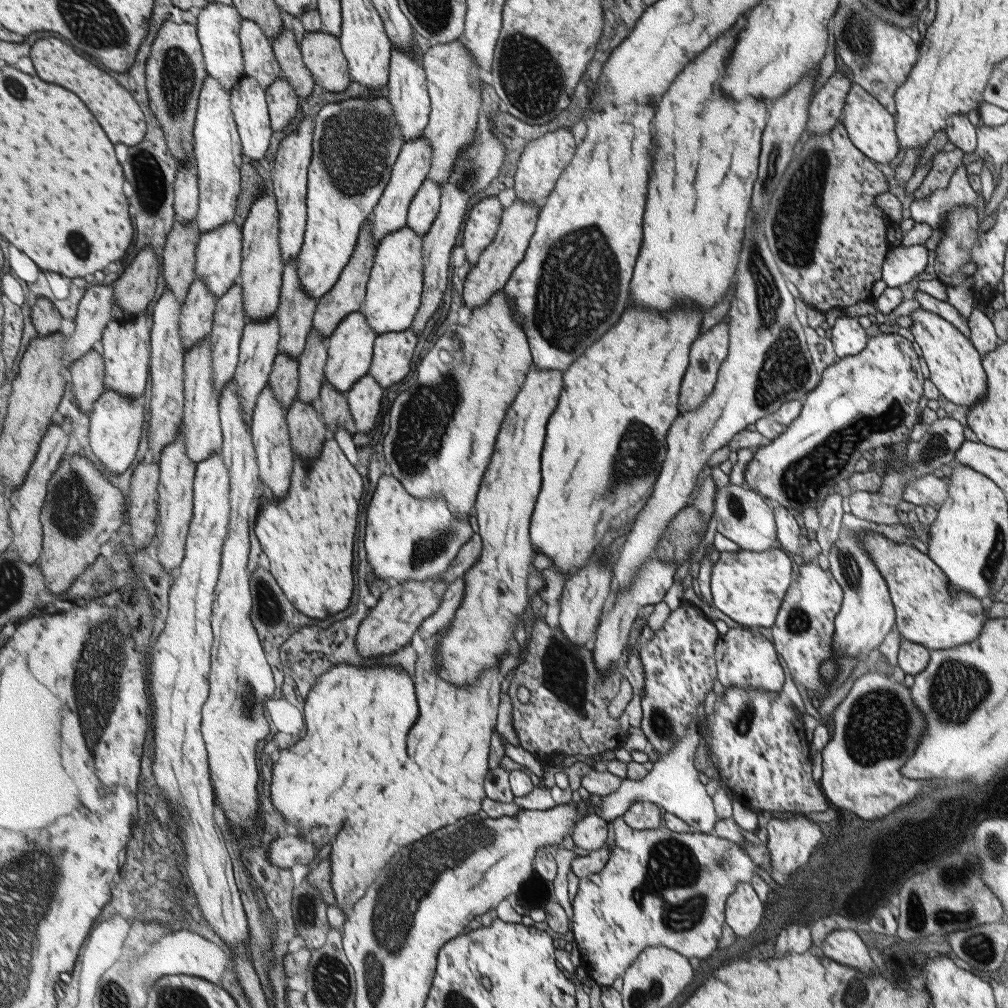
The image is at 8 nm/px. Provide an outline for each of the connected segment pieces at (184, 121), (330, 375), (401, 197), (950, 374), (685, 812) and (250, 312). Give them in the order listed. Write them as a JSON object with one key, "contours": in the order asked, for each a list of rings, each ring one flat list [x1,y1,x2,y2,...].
{"contours":[[[169,21,160,30,153,47,153,56,148,61,148,88,152,97,152,108,162,120,170,136,180,138,180,146,187,155,188,162,196,161,195,153,197,118,201,92,211,74,200,40,199,26,189,23,178,24]],[[360,311,352,313,342,321,339,329,328,339,330,360,327,366,327,380,338,390,348,393,360,378,366,377,372,364,374,341,378,332,372,330,367,318]],[[416,138,405,142,395,165,392,167,391,180,384,189,382,200,376,205,376,210,370,214,372,234,375,239,382,240,388,233,403,229,407,226,408,209,418,189,430,177,433,150,426,138]],[[919,308,911,312,910,318,910,330,931,370,929,379,950,402,965,409,972,407,987,393,985,368,982,368,983,360,976,352,977,347,972,346,973,342,969,337,938,314]],[[695,716,693,723,687,728,687,733,669,750,668,755,660,754,658,761,649,765,646,777,638,781,623,779,621,787,616,792,601,796,604,819,613,820,618,816,622,817,634,802,652,802,660,808,665,808,666,812,681,818,693,828,694,832,714,833,714,826,719,820,716,808,712,797,706,791,706,785,698,779,699,771,694,766,694,752,700,744,701,736,699,722]],[[269,190,253,206,251,215,244,226,244,266,240,275,240,286,244,286,247,315,253,319,276,316,283,301,284,275,287,269,281,239,281,210,278,195]]]}

